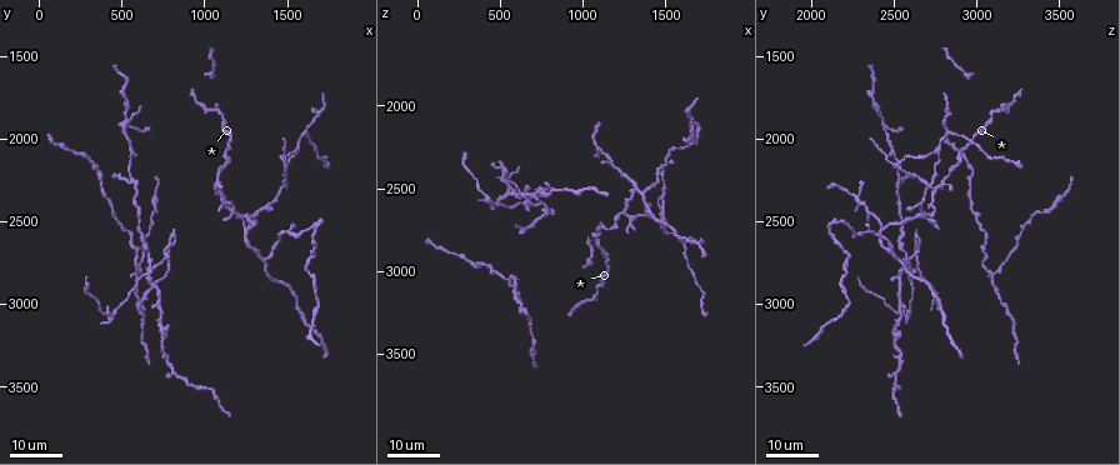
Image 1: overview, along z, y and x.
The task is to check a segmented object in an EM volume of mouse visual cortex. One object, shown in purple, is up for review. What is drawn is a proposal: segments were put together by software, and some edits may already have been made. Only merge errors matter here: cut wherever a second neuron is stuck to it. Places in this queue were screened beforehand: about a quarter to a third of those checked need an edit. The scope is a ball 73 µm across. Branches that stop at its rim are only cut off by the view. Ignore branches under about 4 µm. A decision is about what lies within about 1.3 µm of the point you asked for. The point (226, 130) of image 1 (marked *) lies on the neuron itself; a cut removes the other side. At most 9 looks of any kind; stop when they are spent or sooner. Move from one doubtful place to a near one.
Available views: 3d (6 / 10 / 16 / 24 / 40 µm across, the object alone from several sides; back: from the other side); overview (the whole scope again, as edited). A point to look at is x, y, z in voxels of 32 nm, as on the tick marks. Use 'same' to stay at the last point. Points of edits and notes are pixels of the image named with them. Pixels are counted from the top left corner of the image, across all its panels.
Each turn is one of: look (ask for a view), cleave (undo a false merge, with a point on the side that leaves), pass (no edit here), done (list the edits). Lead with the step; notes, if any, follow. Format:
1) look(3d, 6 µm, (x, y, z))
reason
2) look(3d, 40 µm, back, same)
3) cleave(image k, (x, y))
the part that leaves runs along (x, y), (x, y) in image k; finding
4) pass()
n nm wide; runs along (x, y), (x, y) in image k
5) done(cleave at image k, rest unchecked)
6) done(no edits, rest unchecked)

look(3d, 24 µm, (560, 2100, 2500))
thick turns thin

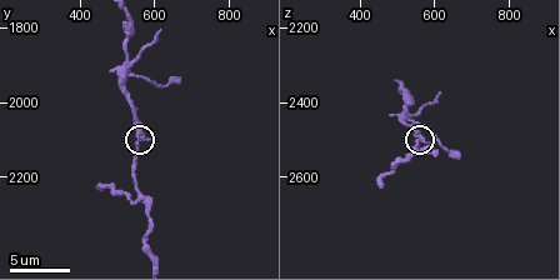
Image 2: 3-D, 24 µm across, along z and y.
look(3d, 10 µm, same)

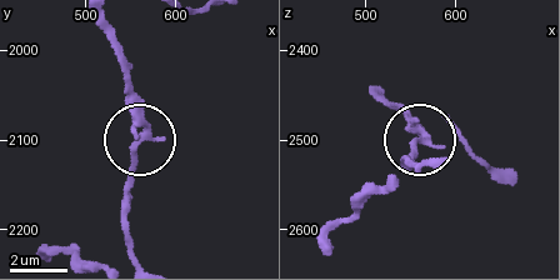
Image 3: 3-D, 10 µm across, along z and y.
look(3d, 6 µm, (560, 2105, 2505))

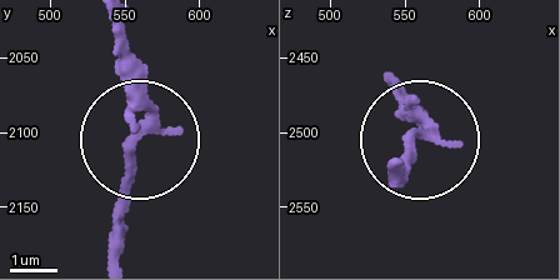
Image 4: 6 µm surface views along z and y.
pass()
190 nm wide; runs along (399, 165), (423, 136), (399, 93) in image 4; one neuron here

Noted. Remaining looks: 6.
look(3d, 16 µm, (560, 2260, 2540))
side arm on a straight run

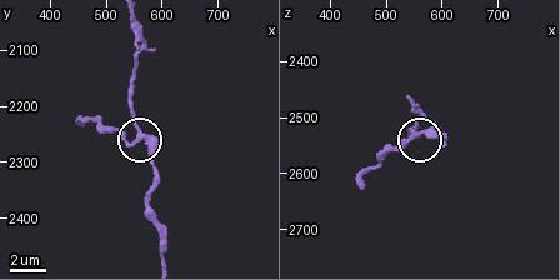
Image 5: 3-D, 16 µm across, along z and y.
look(3d, 16 µm, back, (560, 2255, 2530))

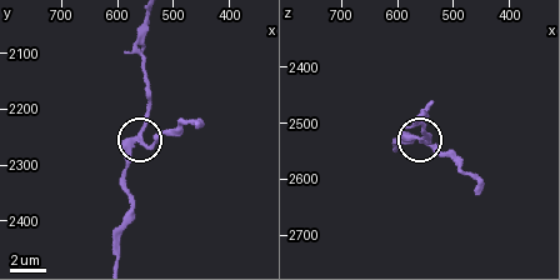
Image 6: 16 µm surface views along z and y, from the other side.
pass()
side arm 5 µm; 3 arms; continuous, no second neuron

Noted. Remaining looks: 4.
look(3d, 16 µm, (1260, 2520, 2420))
three-way junction

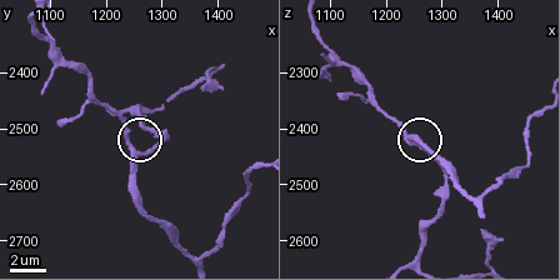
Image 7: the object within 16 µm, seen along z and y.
look(3d, 6 µm, (1245, 2535, 2425))

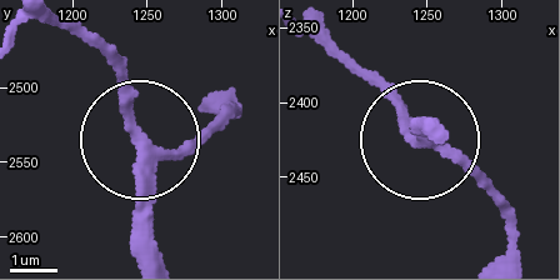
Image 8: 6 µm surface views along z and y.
pass()
240 nm wide; runs along (506, 249), (499, 200), (415, 141), (395, 98) in image 8; all the same neuron

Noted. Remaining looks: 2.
look(3d, 16 µm, (600, 2820, 3100))
four arms meet

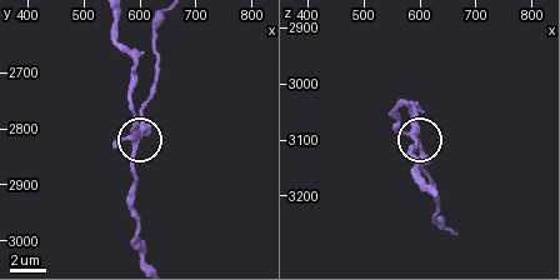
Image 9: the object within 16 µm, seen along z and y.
look(3d, 6 µm, same)
closer look

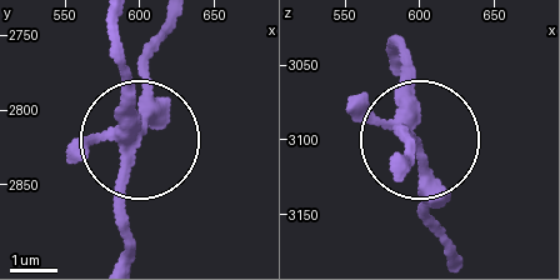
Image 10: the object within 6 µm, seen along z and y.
pass()
4 arms; all the same neuron

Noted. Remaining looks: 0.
done(no edits, rest unchecked)

